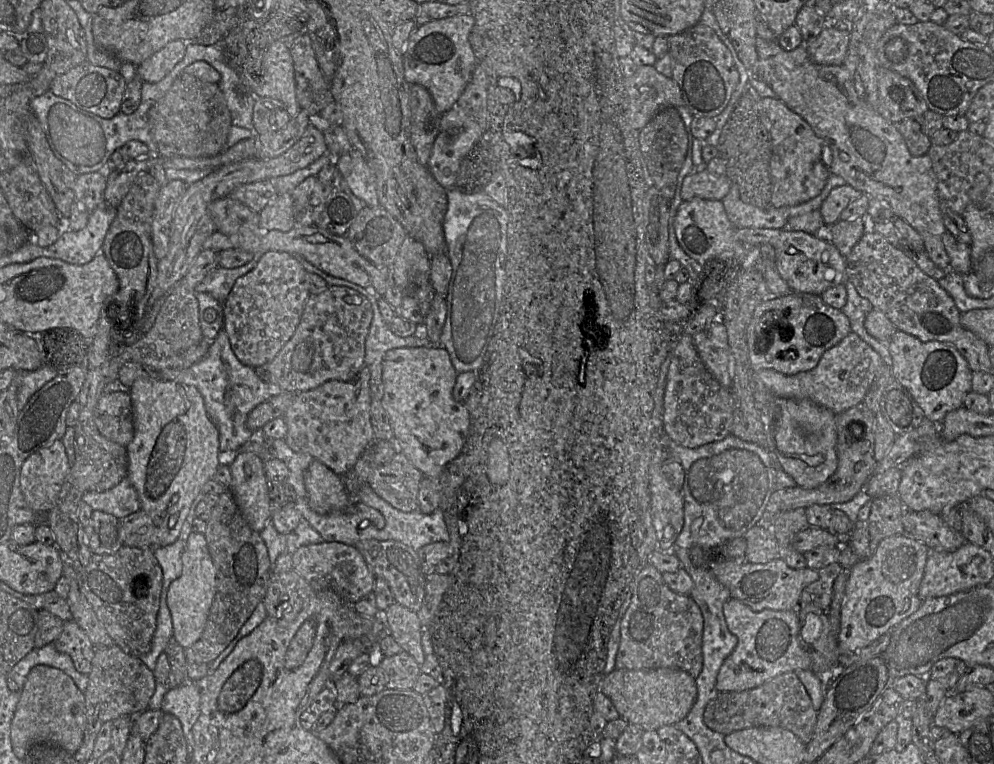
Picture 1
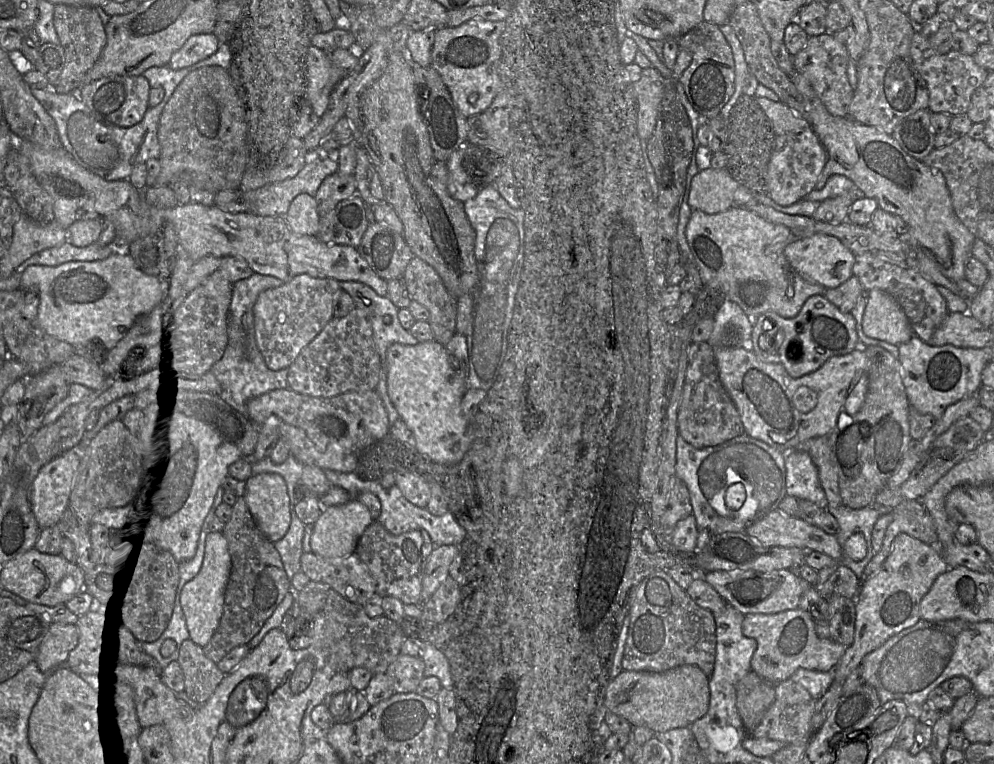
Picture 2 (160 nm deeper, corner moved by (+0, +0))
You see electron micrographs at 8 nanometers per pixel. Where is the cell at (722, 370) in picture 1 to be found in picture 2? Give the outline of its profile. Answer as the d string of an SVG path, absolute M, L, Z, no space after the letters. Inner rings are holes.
M714 347L719 378L733 401L744 433L788 453L811 438L827 436L840 415L856 414L868 390L869 363L864 349L829 358L818 370L792 378L781 364L766 363L744 348Z

